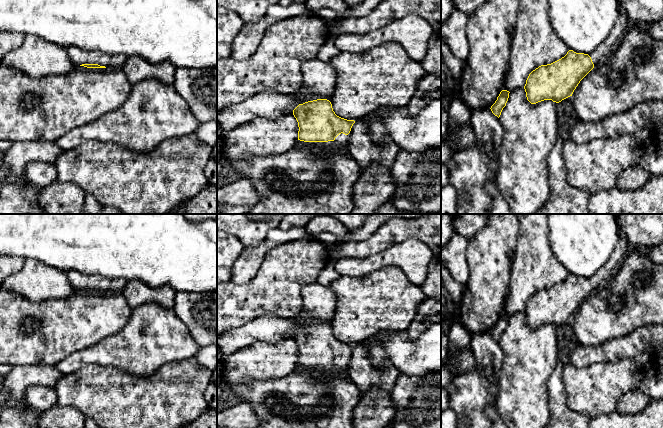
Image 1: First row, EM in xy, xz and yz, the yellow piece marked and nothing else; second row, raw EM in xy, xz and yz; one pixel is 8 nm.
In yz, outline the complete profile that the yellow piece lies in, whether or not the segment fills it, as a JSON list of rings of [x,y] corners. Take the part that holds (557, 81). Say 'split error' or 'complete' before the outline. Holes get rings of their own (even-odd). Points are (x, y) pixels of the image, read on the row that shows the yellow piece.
split error | [[[618,2],[619,17],[609,36],[591,54],[569,50],[561,59],[533,70],[524,86],[527,100],[536,104],[544,100],[559,103],[572,96],[580,81],[600,62],[614,52],[625,35],[626,12]]]

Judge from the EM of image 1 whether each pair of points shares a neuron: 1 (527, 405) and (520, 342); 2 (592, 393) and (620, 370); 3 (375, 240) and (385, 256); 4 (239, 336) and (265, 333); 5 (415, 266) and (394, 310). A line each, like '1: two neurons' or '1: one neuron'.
1: one neuron
2: one neuron
3: two neurons
4: one neuron
5: two neurons

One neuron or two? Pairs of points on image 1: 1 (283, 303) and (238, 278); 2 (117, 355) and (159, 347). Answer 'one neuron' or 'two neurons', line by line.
1: two neurons
2: one neuron

